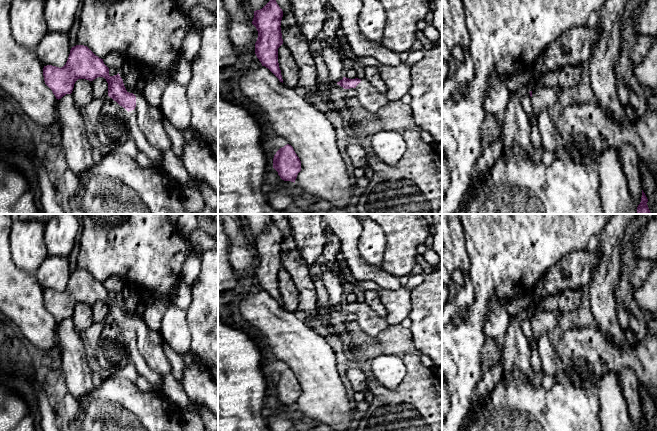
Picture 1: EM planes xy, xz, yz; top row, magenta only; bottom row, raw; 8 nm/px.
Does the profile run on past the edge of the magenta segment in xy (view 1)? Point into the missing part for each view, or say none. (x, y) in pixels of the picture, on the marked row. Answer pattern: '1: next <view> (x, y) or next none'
1: next xy (150, 119)

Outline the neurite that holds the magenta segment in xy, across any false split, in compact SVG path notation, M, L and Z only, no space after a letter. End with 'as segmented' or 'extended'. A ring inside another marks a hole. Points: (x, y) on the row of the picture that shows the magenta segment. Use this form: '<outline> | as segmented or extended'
M87 46L72 47L66 64L61 68L44 66L43 76L45 84L58 100L72 93L78 79L93 81L98 77L105 78L108 83L108 96L128 112L136 110L138 127L149 144L161 151L172 149L172 141L165 131L160 106L149 104L137 89L129 93L119 73L110 76L109 68L103 59L96 56Z | extended

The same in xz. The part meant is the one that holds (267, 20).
M270 0L262 9L254 11L252 24L258 31L255 43L257 58L283 83L278 63L278 48L283 44L280 27L282 17L283 11L276 0Z | as segmented

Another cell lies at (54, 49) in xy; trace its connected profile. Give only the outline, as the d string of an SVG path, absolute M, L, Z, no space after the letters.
M48 32L35 49L35 54L43 66L63 67L71 50L68 33Z

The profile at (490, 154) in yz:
M503 133L490 145L482 149L480 157L477 159L470 177L470 184L482 184L489 176L489 172L501 157L504 145Z

